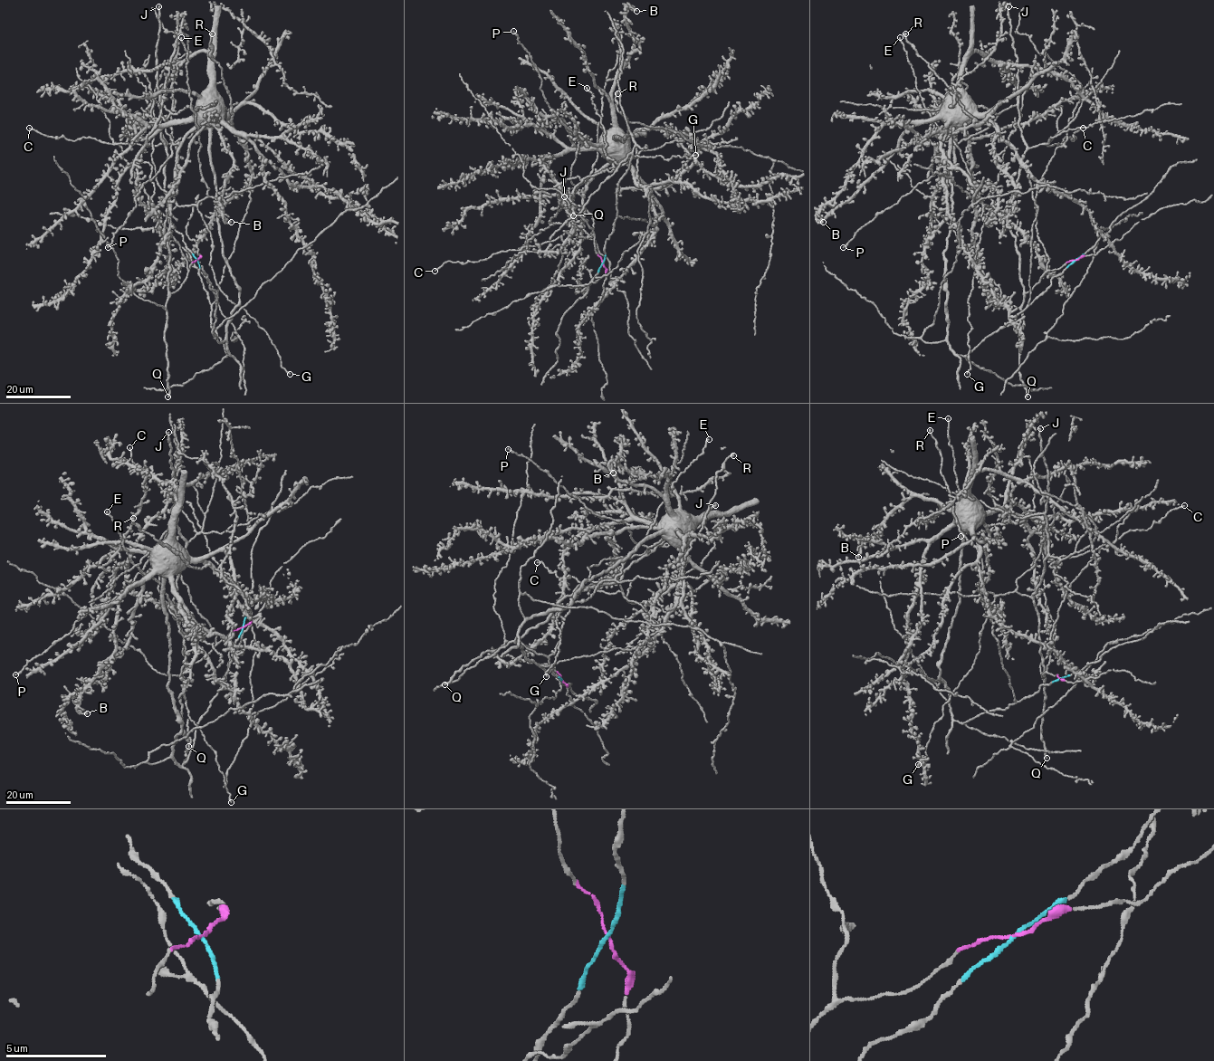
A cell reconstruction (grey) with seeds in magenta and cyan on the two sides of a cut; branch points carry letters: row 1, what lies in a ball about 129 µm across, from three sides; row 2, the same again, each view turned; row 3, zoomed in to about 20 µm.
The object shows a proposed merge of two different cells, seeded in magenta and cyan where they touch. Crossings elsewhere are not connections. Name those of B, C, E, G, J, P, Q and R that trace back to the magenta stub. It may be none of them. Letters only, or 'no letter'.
C, E, G, J, P, Q

